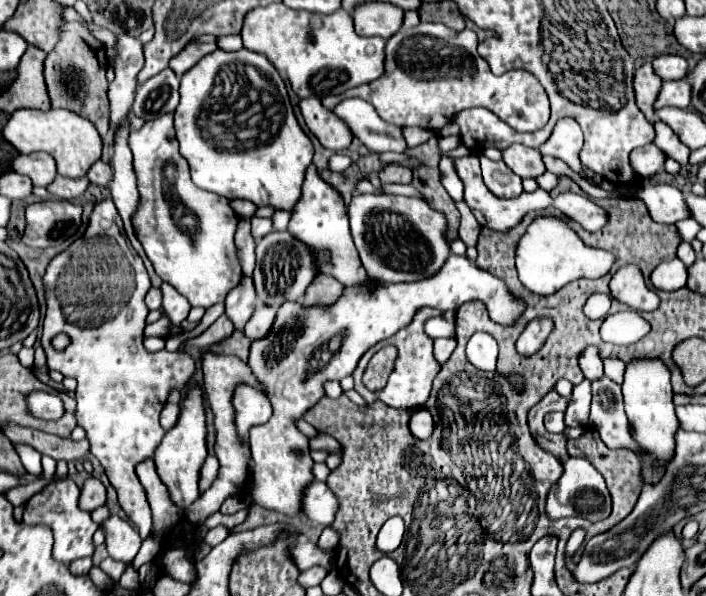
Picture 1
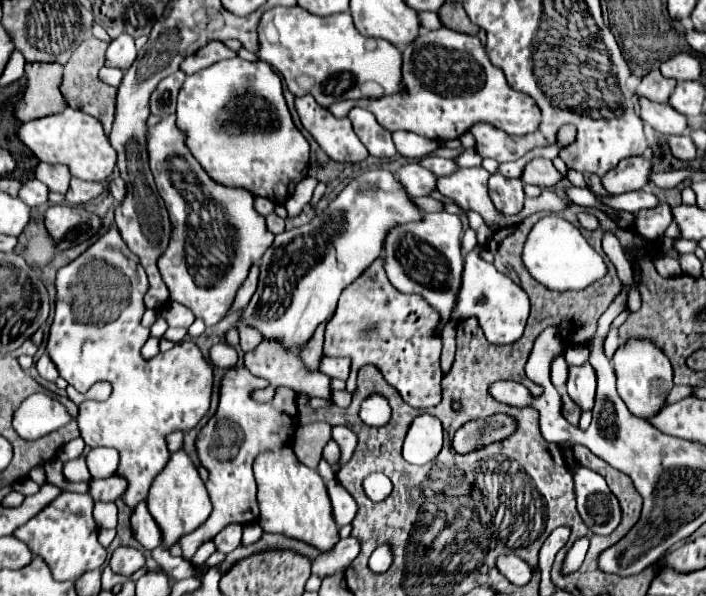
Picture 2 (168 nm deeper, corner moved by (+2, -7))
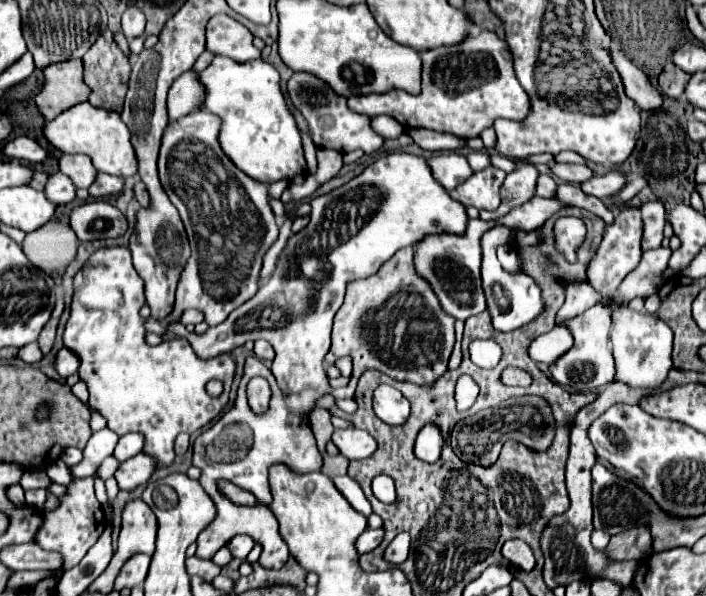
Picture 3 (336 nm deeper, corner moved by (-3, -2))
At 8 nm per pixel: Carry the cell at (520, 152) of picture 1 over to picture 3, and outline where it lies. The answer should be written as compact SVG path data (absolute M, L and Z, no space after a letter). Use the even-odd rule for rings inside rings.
M552 162L550 170L554 176L558 176L564 182L572 182L572 184L580 184L588 178L592 178L592 170L588 166L578 166L578 164L560 164L560 162Z

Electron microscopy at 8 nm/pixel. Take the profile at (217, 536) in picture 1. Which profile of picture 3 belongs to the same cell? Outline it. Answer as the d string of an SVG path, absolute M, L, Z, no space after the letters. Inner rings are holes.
M238 534L238 536L232 538L232 542L228 542L228 550L232 552L232 556L242 560L242 562L246 560L252 546L254 546L254 540L250 536L246 536L246 534Z

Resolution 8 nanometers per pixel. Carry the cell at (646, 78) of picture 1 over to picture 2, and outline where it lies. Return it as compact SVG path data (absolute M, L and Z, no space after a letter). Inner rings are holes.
M653 69L651 73L647 73L643 77L643 81L639 83L635 93L639 97L647 97L647 99L657 101L657 103L667 103L673 89L675 89L675 85L677 85L675 79L667 79L667 77L661 75L659 69Z

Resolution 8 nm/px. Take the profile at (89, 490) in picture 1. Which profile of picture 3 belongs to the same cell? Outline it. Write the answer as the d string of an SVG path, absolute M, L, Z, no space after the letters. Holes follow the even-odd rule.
M136 454L134 458L120 464L114 478L120 490L134 490L136 486L144 484L152 474L154 474L152 458L146 458L146 454Z

